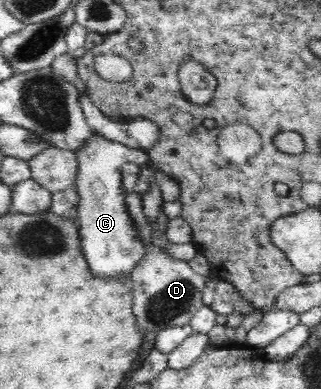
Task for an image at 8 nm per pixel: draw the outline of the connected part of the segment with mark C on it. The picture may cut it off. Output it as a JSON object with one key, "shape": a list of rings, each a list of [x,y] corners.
{"shape":[[[95,134],[76,154],[80,167],[75,185],[80,197],[76,222],[89,269],[99,279],[126,277],[143,259],[147,247],[137,238],[135,224],[127,212],[127,195],[121,190],[121,165],[133,162],[151,166],[151,162],[144,150],[111,142],[99,134]]]}

